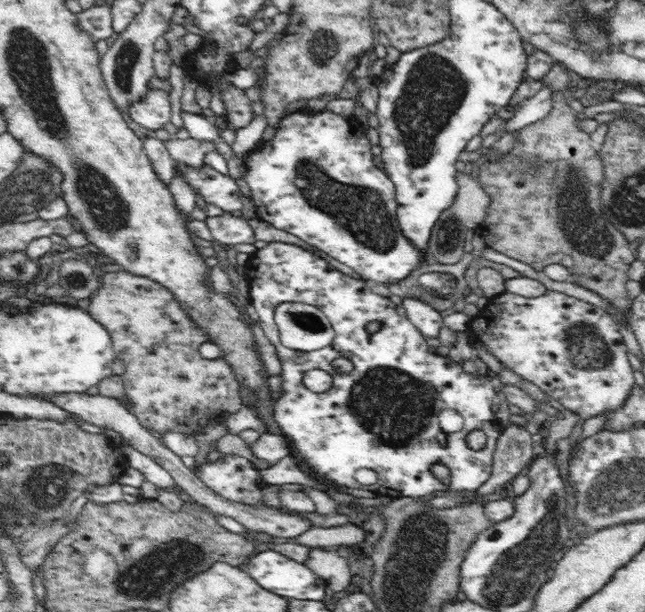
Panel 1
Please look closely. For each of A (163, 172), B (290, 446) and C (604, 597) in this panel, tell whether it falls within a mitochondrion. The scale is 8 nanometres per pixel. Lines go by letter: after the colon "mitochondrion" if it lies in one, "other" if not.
A: other
B: other
C: other

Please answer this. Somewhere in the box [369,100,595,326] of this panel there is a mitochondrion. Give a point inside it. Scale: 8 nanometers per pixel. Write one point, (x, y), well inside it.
(449, 237)

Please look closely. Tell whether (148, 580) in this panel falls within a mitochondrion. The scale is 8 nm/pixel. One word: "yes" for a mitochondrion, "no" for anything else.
yes

